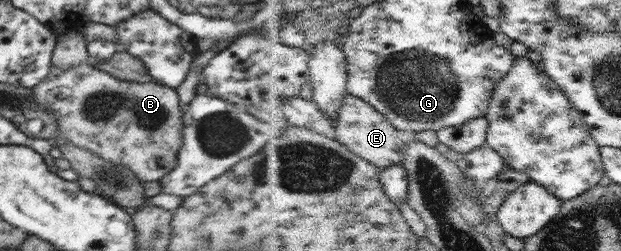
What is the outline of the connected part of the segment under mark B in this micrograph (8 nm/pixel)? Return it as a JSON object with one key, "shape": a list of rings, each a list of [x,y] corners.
{"shape":[[[85,64],[67,70],[51,67],[49,76],[40,84],[33,86],[31,92],[33,99],[45,109],[49,108],[57,119],[56,129],[59,131],[61,145],[71,143],[75,147],[87,149],[103,160],[134,172],[142,182],[159,181],[175,168],[178,152],[183,145],[184,125],[175,89],[154,82],[123,81],[95,69],[94,65]]]}

